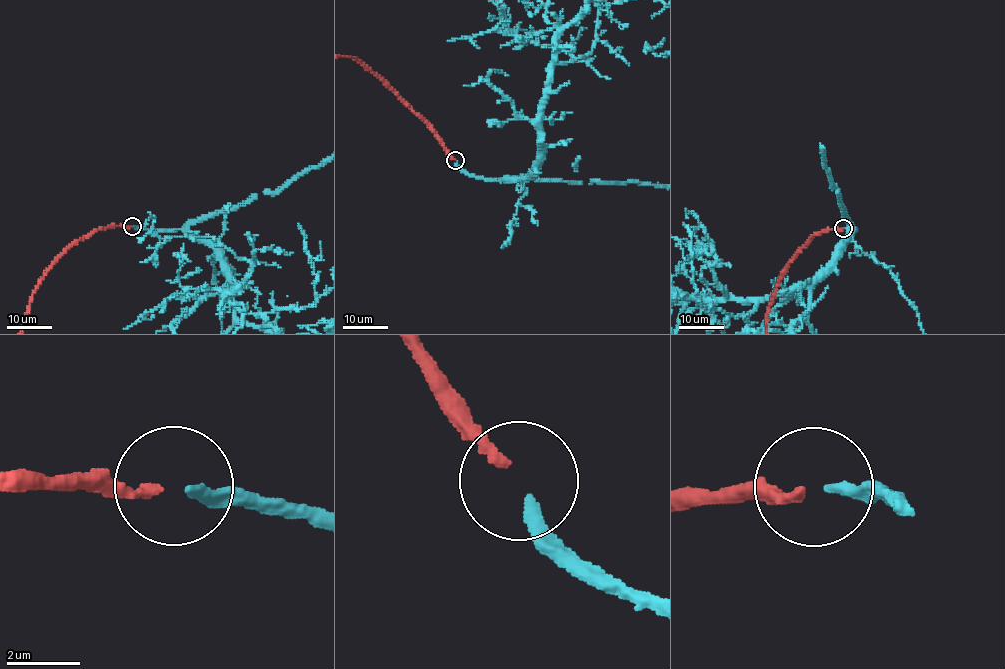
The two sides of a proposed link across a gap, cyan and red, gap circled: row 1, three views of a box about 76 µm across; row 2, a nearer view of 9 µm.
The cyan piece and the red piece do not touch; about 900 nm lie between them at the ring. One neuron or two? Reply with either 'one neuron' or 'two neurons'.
one neuron

